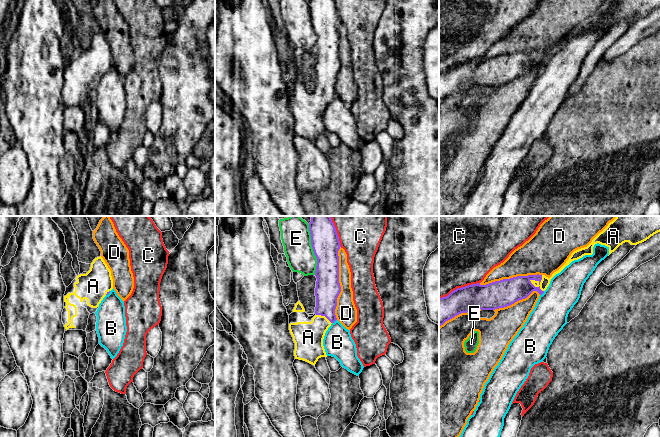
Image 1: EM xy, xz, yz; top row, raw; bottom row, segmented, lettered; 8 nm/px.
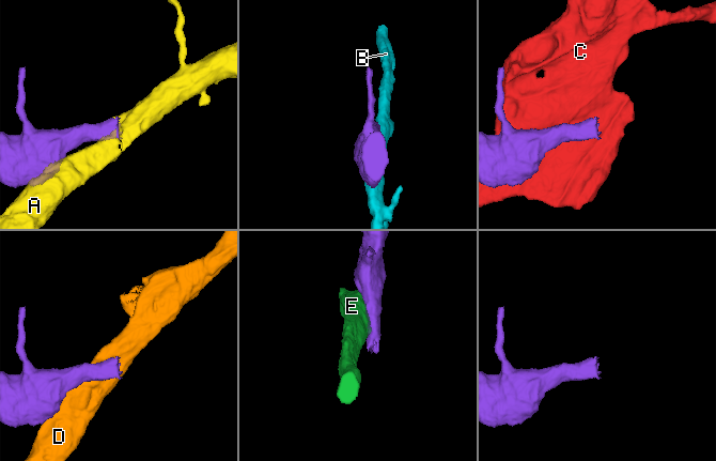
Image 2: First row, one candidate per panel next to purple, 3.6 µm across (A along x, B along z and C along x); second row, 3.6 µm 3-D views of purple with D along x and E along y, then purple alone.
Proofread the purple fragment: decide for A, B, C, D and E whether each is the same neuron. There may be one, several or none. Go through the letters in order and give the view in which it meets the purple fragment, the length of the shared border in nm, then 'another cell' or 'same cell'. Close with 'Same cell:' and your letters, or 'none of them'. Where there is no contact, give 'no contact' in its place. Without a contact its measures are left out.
A: yz | 150 nm | same cell
B: yz | 50 nm | another cell
C: yz | 360 nm | another cell
D: xz | 600 nm | another cell
E: xz | 420 nm | another cell
Same cell: A

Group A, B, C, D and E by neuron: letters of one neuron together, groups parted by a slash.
A / B / C / D / E

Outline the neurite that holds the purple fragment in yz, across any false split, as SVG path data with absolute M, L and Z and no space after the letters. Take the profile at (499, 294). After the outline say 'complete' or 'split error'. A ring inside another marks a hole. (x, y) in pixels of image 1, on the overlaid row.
M616 216L587 247L574 251L566 263L550 278L537 274L503 279L486 285L477 283L457 288L448 296L439 298L439 327L461 313L474 309L504 308L527 298L533 291L542 295L556 274L572 261L585 255L592 255L593 247L597 243L607 246L610 255L625 242L637 245L658 232L660 232L660 216Z; split error

